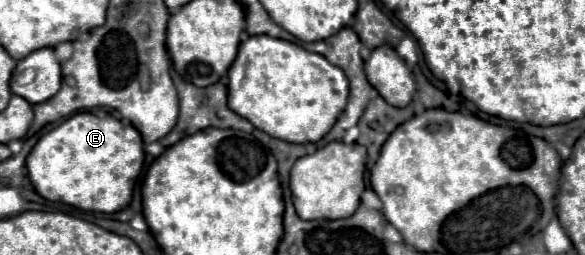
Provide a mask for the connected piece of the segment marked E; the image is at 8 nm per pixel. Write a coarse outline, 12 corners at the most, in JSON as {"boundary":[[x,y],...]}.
{"boundary":[[78,112],[26,158],[52,202],[112,214],[144,164],[138,130]]}

